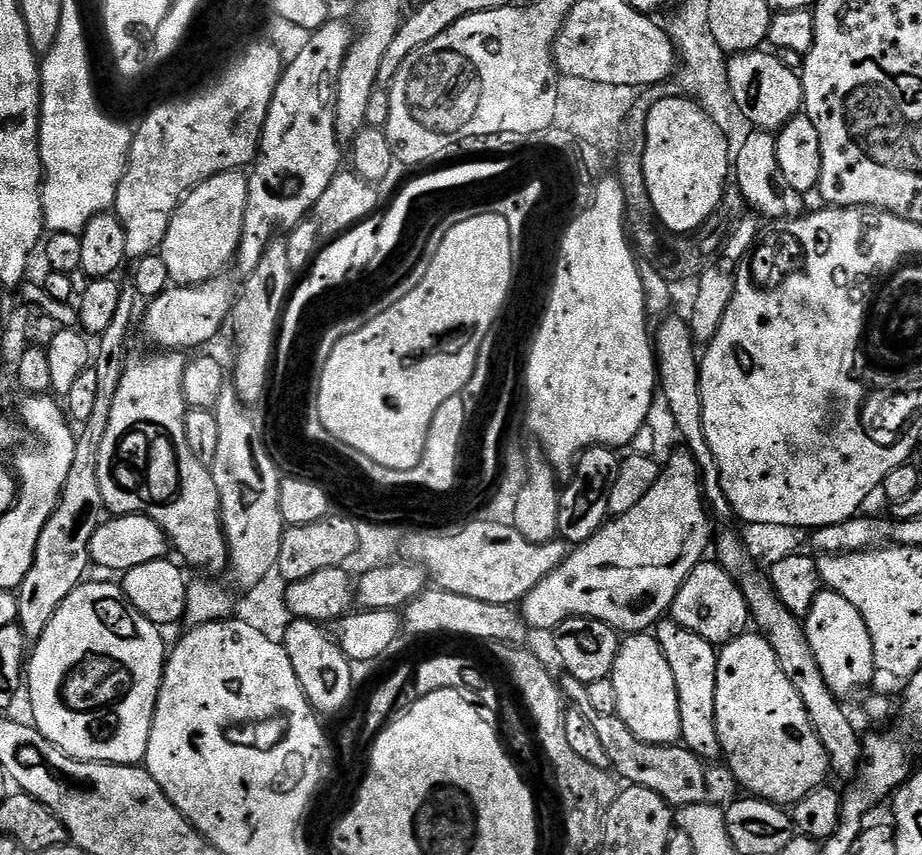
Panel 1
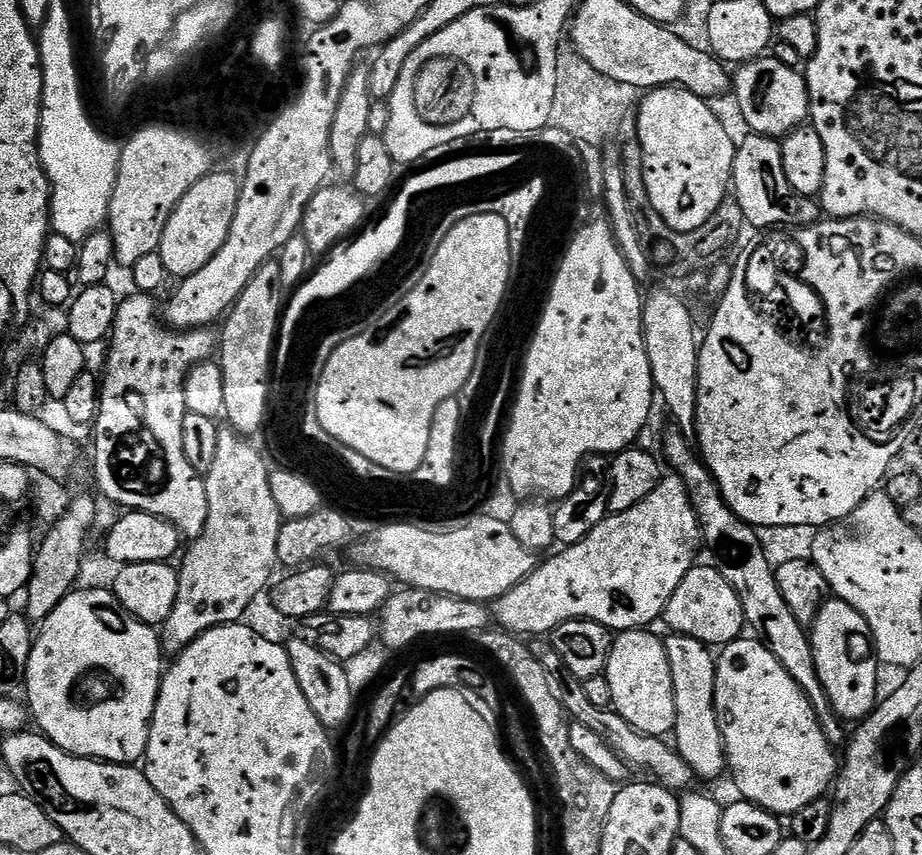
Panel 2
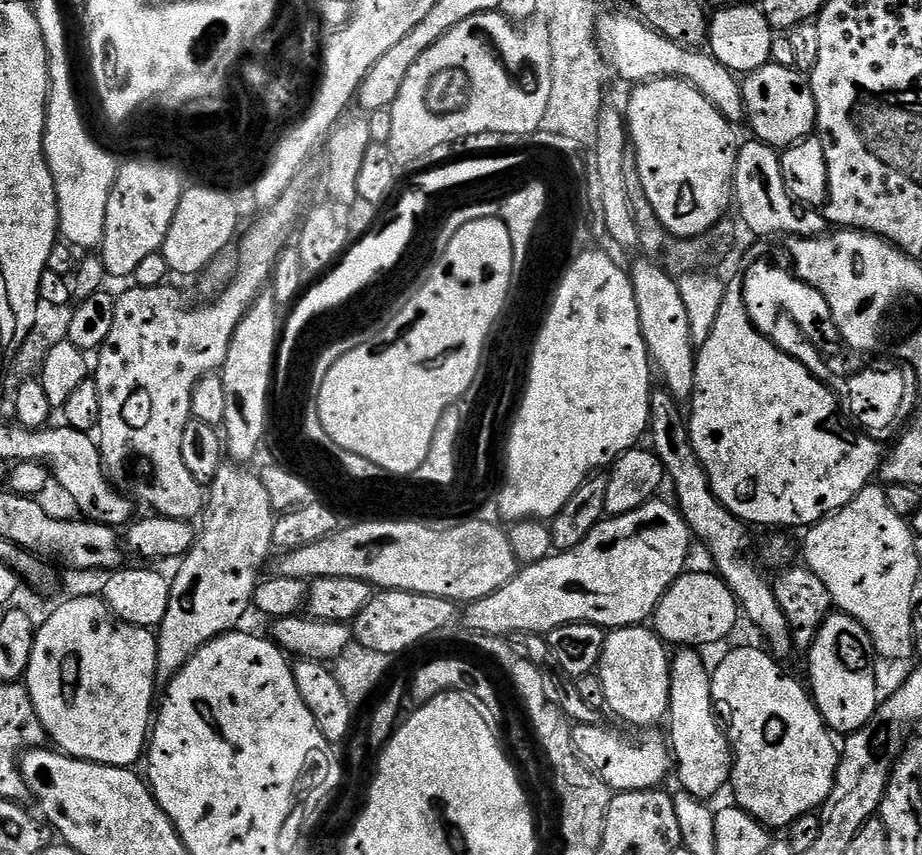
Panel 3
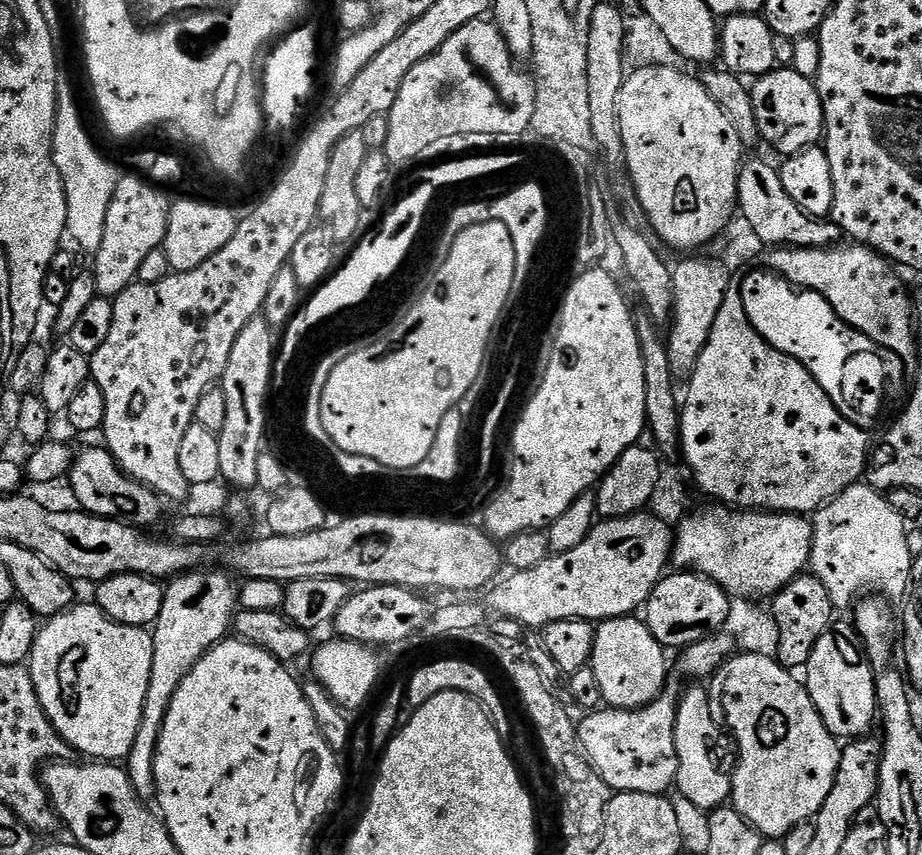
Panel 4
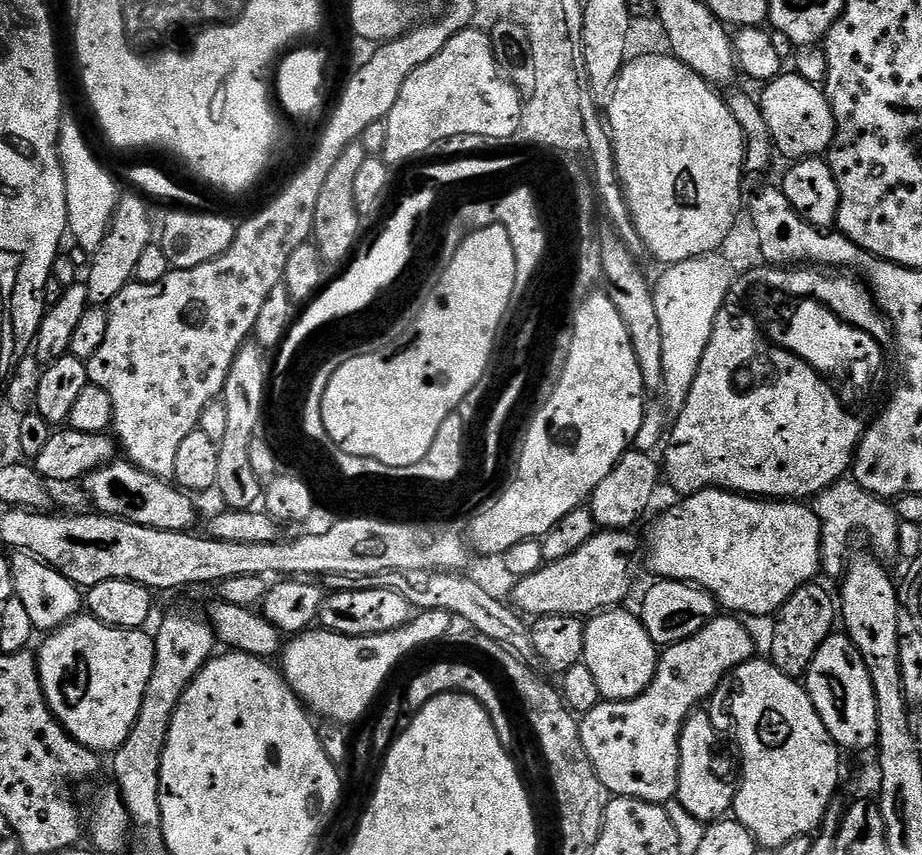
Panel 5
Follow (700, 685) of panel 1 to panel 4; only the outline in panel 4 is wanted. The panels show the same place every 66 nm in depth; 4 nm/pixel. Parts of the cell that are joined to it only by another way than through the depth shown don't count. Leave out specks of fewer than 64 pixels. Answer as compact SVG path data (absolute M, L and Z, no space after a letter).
M704 686L689 688L692 689L685 696L683 693L676 705L674 746L678 750L678 774L674 788L679 795L685 796L689 802L694 802L694 806L698 806L703 812L711 813L713 808L723 808L732 799L738 752L734 747L733 737L722 727L714 711L713 697L712 700L708 697Z

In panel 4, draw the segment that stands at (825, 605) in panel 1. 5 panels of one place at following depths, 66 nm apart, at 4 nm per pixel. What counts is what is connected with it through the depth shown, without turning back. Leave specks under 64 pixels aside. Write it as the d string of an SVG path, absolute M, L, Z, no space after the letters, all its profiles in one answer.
M833 623L832 627L818 638L814 654L806 665L806 687L822 722L832 731L833 736L844 742L869 735L872 719L878 716L876 707L876 677L868 658L864 654L864 643L851 623Z

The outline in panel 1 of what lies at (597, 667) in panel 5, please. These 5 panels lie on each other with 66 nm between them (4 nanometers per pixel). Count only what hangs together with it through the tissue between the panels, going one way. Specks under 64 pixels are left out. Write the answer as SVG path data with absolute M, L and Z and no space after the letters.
M648 632L625 635L614 658L610 679L614 682L614 694L618 694L616 715L626 722L626 726L639 740L651 744L675 744L680 740L674 670L670 670L670 662L666 662L666 654L662 654L662 646L655 635Z

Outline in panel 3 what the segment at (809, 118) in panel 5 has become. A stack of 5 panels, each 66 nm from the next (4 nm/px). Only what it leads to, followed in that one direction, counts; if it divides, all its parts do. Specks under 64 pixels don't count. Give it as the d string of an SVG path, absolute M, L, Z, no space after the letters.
M769 62L758 70L747 73L743 77L744 85L744 110L746 124L752 127L751 135L771 148L783 150L791 144L797 144L800 140L806 140L816 132L816 103L812 93L812 85L805 73L797 72L795 68L778 66Z

